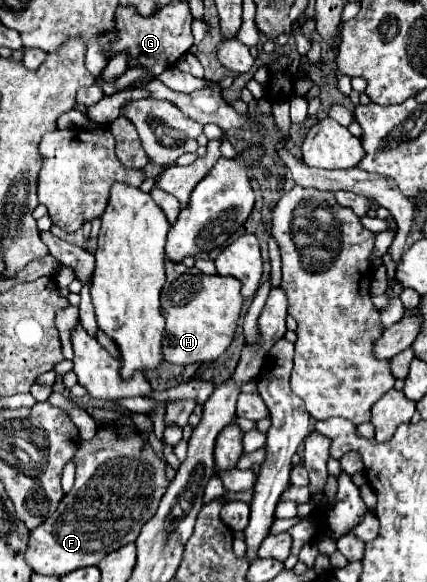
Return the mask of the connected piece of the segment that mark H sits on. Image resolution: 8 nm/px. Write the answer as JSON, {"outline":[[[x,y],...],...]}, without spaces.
{"outline":[[[167,263],[167,267],[167,283],[161,291],[161,311],[165,317],[163,359],[177,365],[215,361],[231,345],[243,305],[241,283],[235,277],[221,275],[193,277],[175,263]]]}

